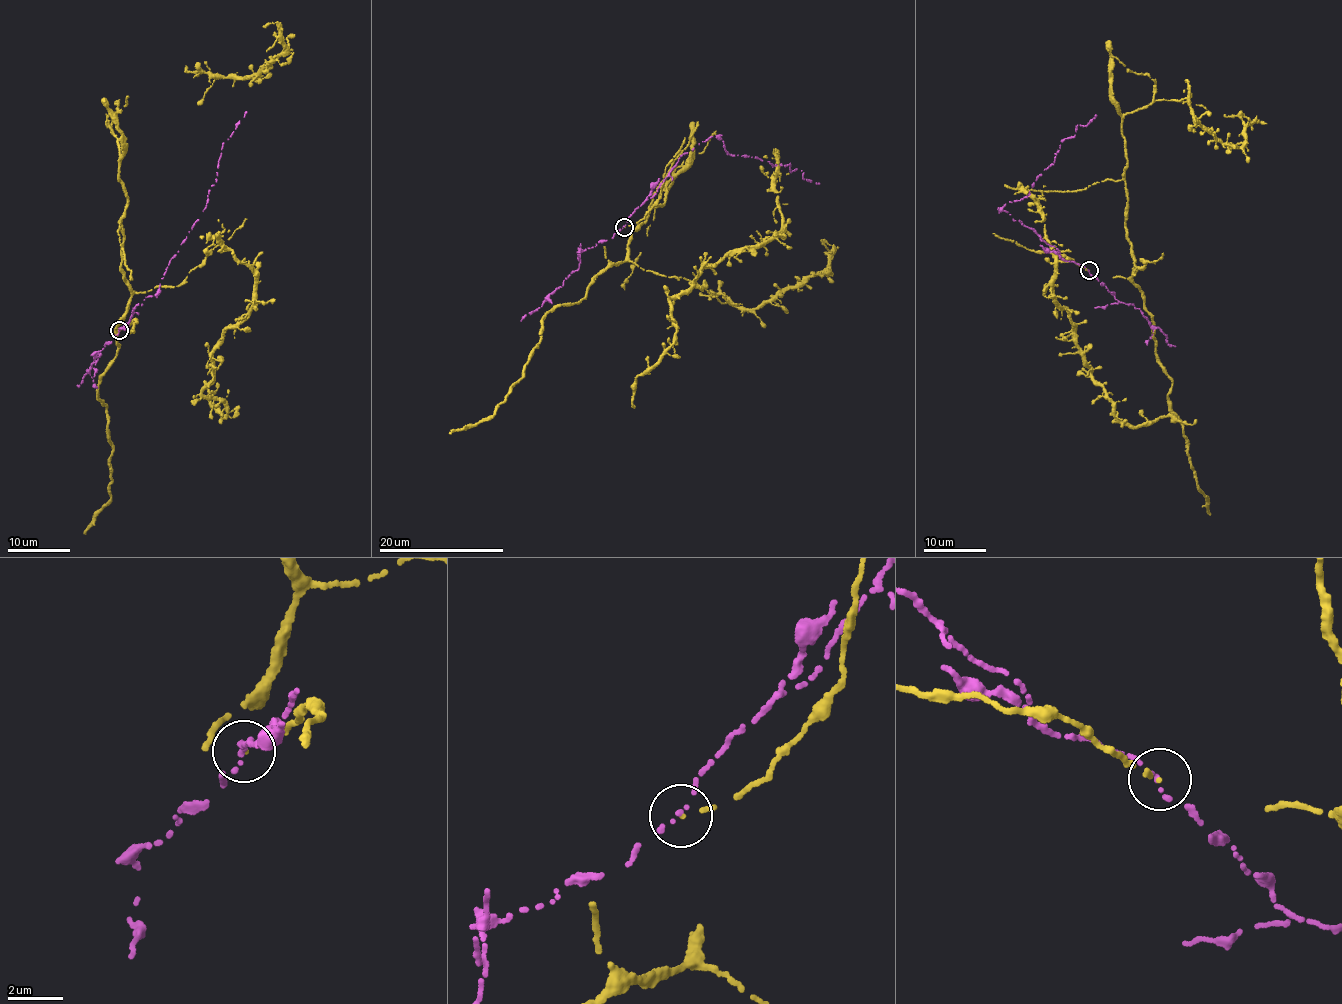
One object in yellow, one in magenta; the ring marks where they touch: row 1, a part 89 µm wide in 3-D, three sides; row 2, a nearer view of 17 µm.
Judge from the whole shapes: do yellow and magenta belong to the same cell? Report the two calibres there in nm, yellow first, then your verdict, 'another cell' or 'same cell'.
110 nm thick on the yellow side, 100 nm on the other; another cell

